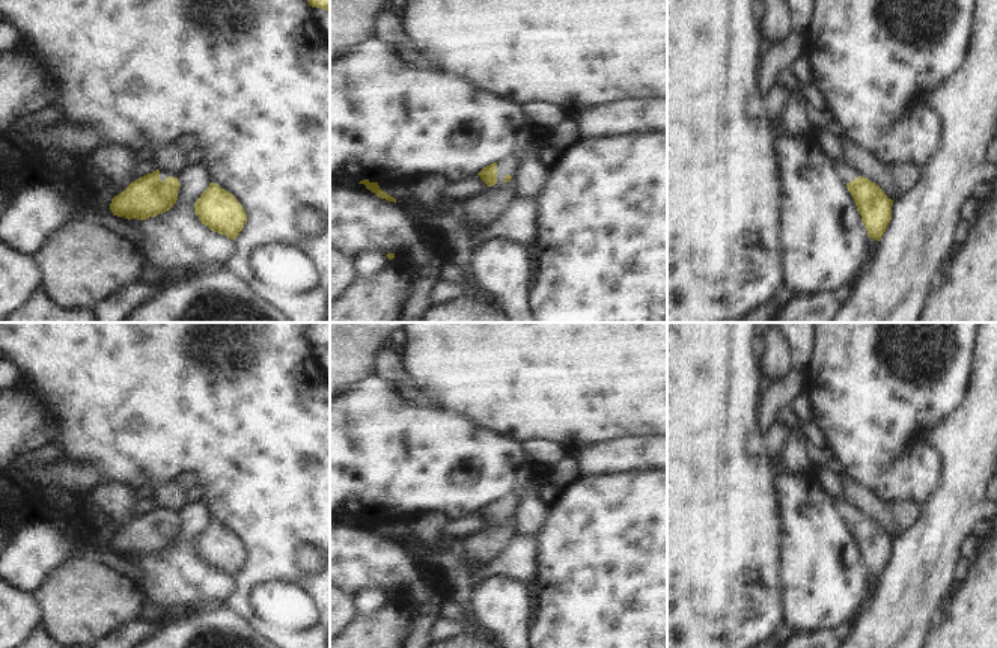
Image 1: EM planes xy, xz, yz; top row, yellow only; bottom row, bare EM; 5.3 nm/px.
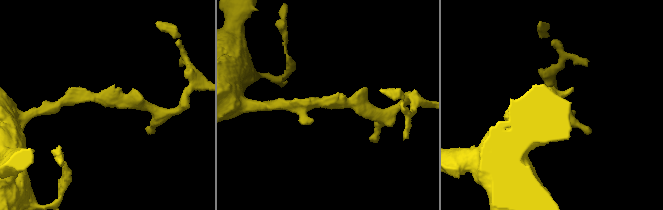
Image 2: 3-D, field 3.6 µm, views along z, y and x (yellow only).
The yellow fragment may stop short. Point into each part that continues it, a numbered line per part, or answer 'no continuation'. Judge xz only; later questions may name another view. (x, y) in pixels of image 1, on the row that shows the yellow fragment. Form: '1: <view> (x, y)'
1: xz (509, 165)

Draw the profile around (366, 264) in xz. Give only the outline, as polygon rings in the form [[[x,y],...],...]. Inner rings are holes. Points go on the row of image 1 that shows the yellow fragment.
[[[360,252],[352,259],[352,274],[355,279],[370,279],[387,264],[390,259],[380,252]]]

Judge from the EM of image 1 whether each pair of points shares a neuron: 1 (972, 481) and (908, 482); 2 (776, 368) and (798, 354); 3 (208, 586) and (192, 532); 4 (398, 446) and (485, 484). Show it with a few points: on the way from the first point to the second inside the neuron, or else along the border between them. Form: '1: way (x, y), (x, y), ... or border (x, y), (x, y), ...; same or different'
1: border (936, 448), (942, 461), (942, 479), (922, 507); different
2: border (783, 338), (794, 368); different
3: way (195, 573), (187, 565), (187, 546); same
4: way (419, 458), (437, 460), (451, 473), (464, 475); same

